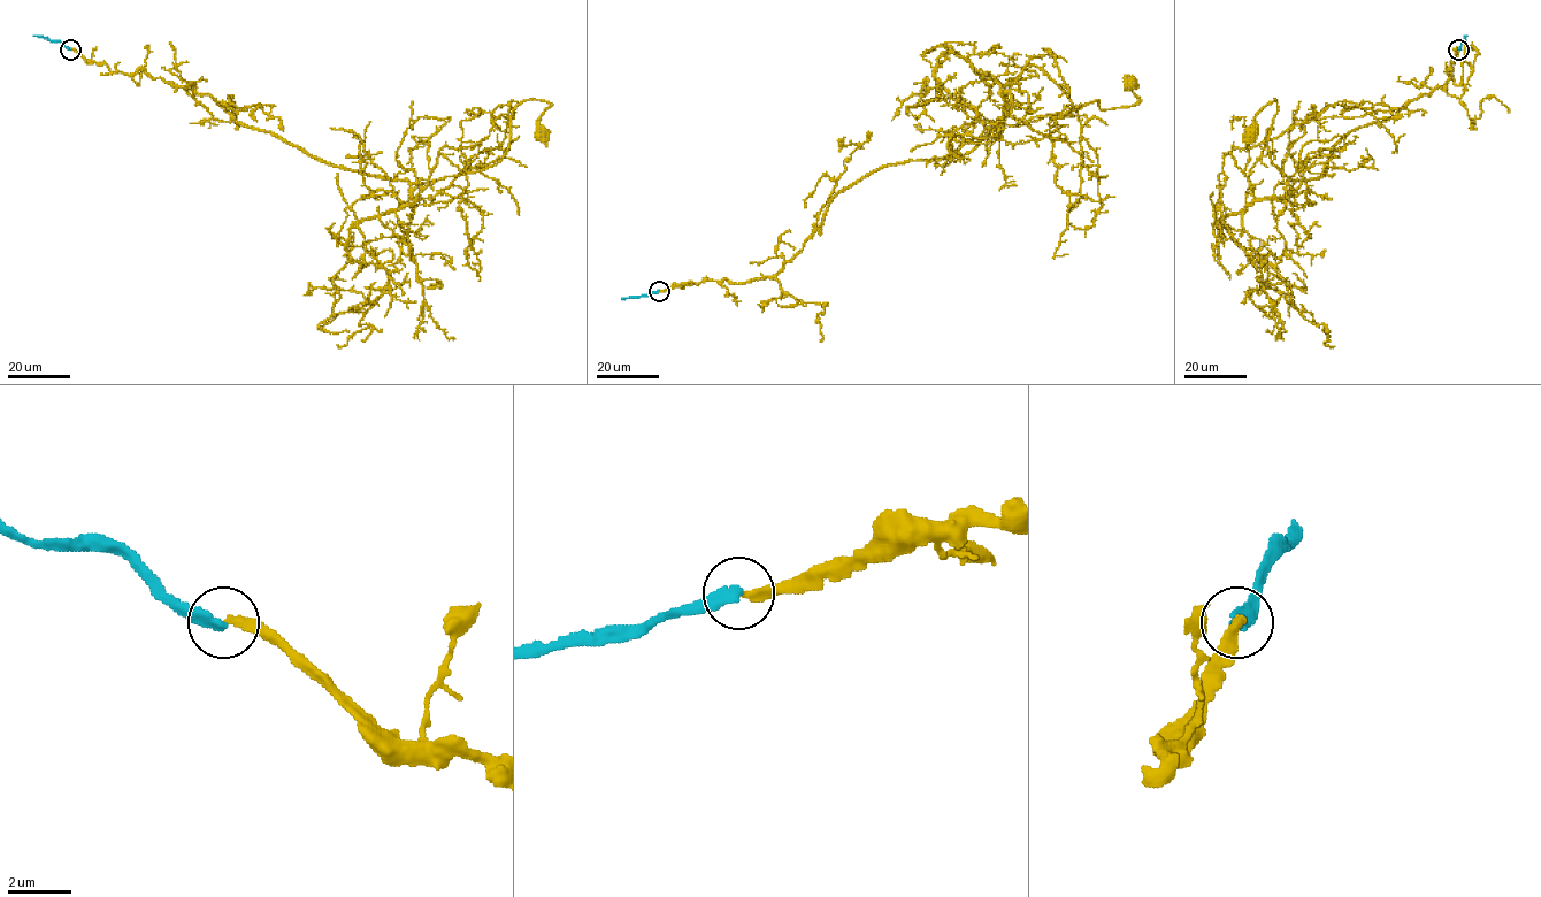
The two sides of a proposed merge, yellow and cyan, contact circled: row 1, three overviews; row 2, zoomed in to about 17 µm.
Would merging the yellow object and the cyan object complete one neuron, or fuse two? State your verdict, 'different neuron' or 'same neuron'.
different neuron

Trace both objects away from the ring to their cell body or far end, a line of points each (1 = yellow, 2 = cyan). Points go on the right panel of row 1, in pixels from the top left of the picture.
1: (1459, 50), (1442, 89), (1350, 130), (1321, 176), (1290, 189), (1267, 147), (1274, 99), (1250, 132)
2: (1459, 50), (1466, 35)

